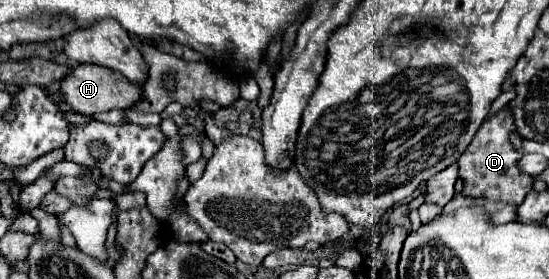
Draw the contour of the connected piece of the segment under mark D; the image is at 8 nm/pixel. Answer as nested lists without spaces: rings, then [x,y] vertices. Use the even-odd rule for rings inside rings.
[[[503,106],[497,114],[493,114],[489,120],[483,122],[479,132],[475,134],[473,142],[467,146],[465,154],[459,158],[459,176],[465,182],[463,192],[473,198],[489,198],[489,200],[503,200],[503,202],[513,202],[519,204],[523,198],[529,194],[533,188],[533,178],[511,178],[517,174],[525,174],[519,170],[517,162],[521,160],[521,152],[515,150],[511,144],[511,134],[515,130],[515,122],[511,118],[511,108]]]

